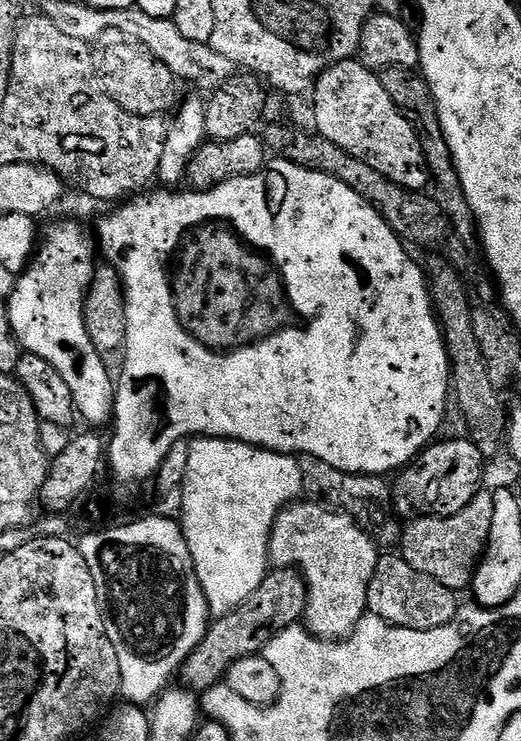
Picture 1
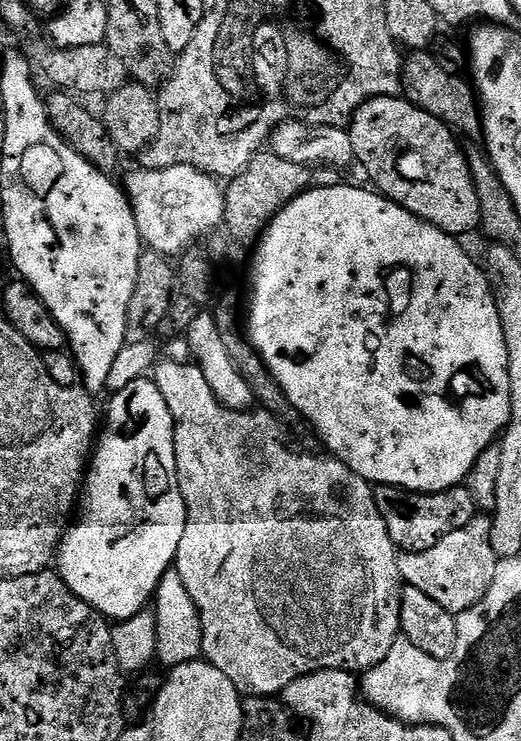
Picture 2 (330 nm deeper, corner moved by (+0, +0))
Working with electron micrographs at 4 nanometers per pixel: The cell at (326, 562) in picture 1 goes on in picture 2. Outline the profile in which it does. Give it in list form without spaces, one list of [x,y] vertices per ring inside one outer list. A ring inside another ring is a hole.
[[[162,364],[155,369],[154,379],[158,390],[162,390],[162,398],[166,398],[166,406],[170,406],[176,431],[176,484],[182,490],[182,498],[188,511],[186,530],[182,534],[182,546],[178,546],[174,571],[182,578],[190,598],[194,598],[194,606],[200,615],[203,659],[222,670],[222,674],[226,674],[226,678],[230,678],[230,682],[234,682],[234,686],[239,688],[245,697],[269,698],[283,693],[284,688],[290,686],[290,682],[309,676],[311,672],[342,670],[363,674],[378,666],[378,662],[382,662],[386,654],[390,654],[390,646],[394,646],[394,642],[402,636],[402,581],[396,561],[398,549],[390,538],[390,530],[386,530],[382,514],[378,514],[373,485],[331,454],[315,456],[312,452],[299,452],[288,441],[288,432],[280,425],[279,415],[267,410],[235,412],[233,408],[227,408],[214,394],[214,390],[210,390],[210,382],[206,382],[206,374],[202,374],[199,364]]]

